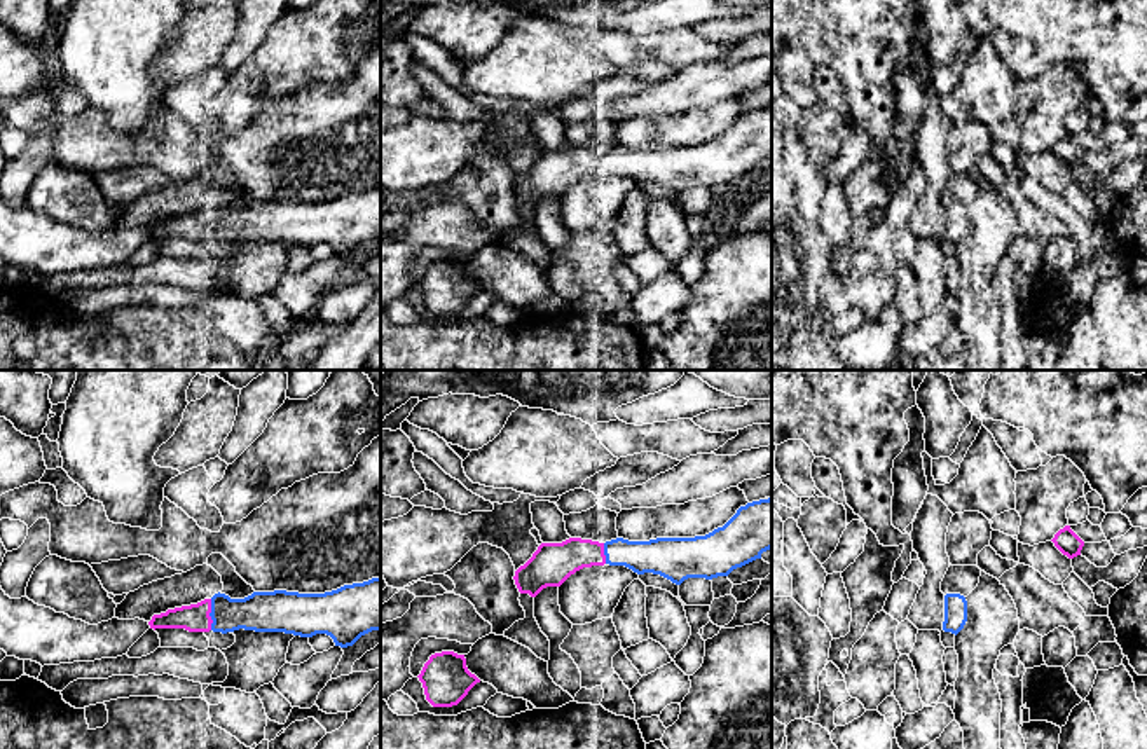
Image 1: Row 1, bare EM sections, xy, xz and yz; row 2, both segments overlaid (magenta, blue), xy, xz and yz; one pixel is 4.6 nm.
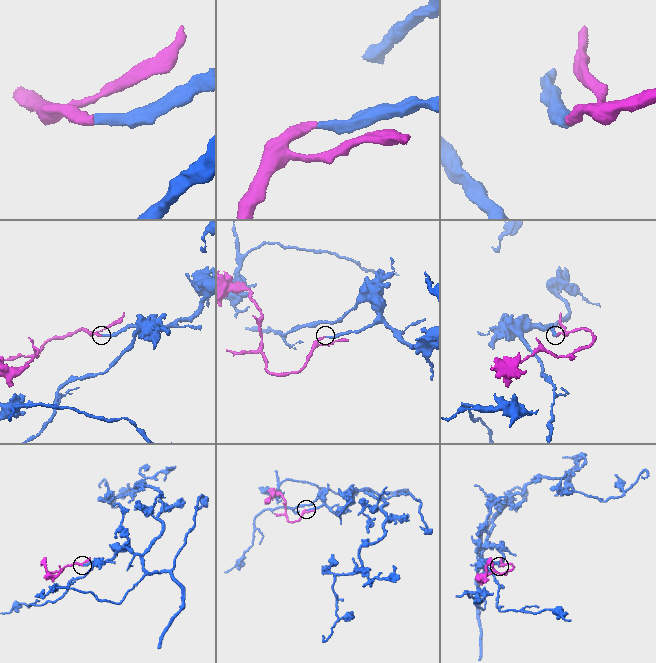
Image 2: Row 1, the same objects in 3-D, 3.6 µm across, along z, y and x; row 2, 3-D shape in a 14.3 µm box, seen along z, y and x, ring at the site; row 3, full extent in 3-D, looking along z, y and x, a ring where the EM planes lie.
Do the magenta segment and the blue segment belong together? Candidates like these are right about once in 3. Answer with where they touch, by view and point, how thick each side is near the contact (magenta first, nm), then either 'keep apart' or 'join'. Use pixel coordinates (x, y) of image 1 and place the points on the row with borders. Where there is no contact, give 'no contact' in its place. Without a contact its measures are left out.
meets magenta in xy at (208, 615); 130 nm thick on the magenta side, 190 nm on the other; join

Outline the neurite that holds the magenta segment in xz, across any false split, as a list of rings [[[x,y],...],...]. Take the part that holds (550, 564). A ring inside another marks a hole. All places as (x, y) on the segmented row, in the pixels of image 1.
[[[772,498],[740,506],[723,526],[705,536],[656,538],[606,543],[569,538],[541,543],[515,571],[520,594],[536,597],[546,587],[560,587],[571,574],[592,566],[625,566],[637,574],[653,573],[681,585],[688,578],[728,576],[772,548]]]

